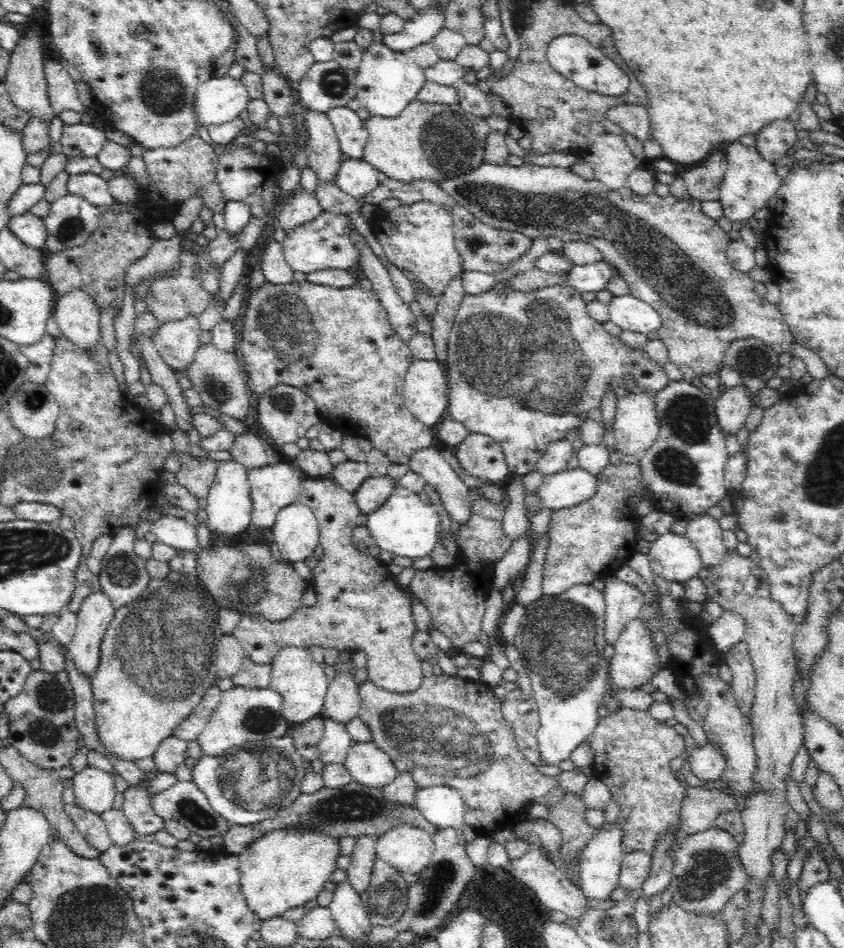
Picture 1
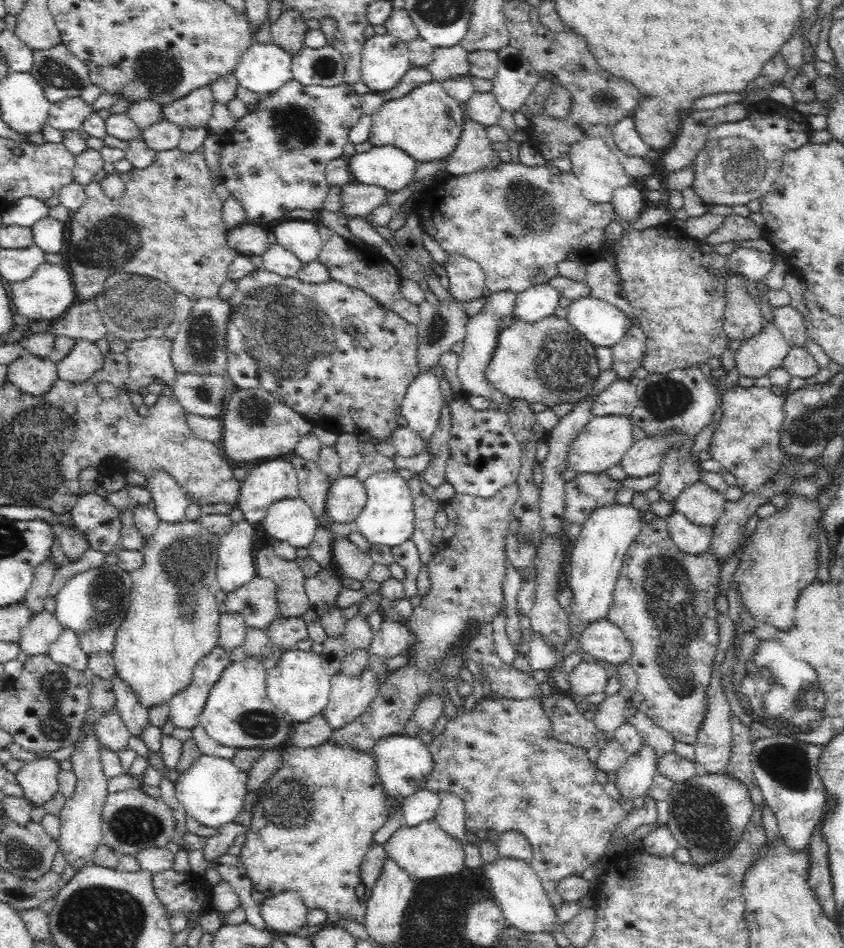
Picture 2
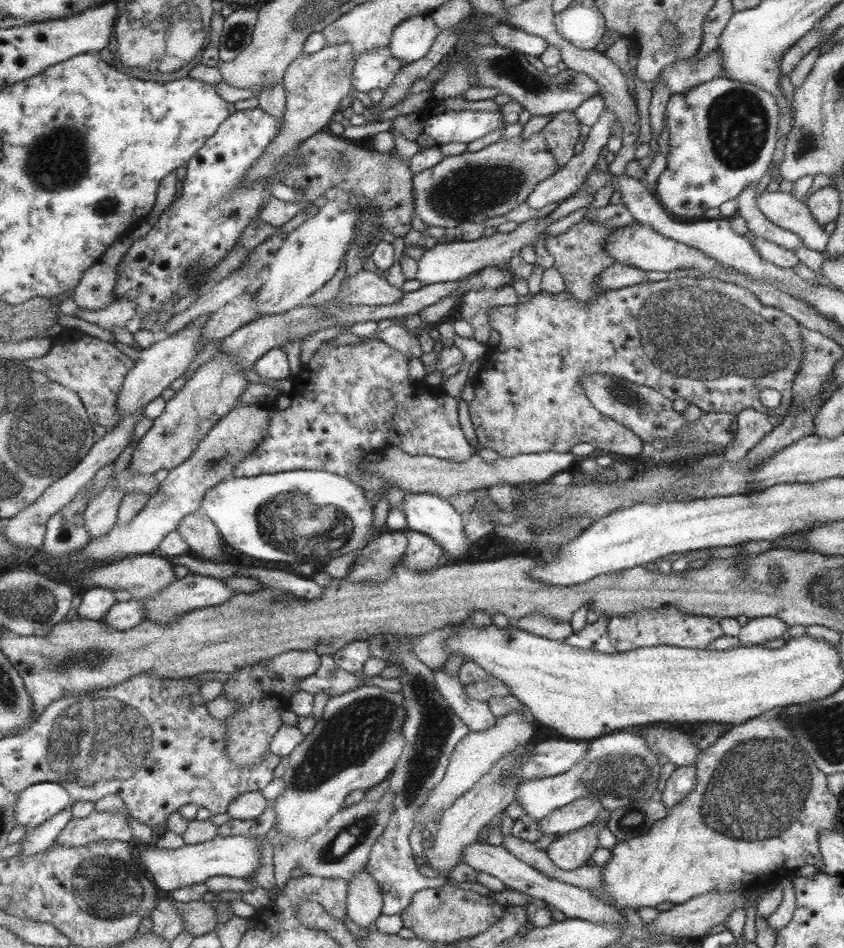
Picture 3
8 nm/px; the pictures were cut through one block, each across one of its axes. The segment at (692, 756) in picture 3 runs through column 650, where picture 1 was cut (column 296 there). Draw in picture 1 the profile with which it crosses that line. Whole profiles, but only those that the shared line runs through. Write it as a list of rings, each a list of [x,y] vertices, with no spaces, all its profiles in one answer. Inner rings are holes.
[[[322,717],[311,718],[297,726],[293,725],[292,728],[290,729],[290,737],[293,738],[294,749],[297,750],[297,753],[308,762],[316,759],[318,742],[321,741],[322,732],[325,729]]]

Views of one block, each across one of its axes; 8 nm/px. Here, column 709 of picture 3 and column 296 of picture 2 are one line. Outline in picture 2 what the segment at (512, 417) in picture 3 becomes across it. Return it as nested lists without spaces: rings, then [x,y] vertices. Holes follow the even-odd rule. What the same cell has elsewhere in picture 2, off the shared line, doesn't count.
[[[258,268],[252,274],[237,281],[237,290],[229,298],[231,313],[227,322],[225,334],[225,376],[232,382],[233,388],[261,388],[262,390],[277,392],[284,400],[284,405],[294,412],[302,414],[313,424],[325,431],[336,434],[356,434],[358,436],[370,434],[370,441],[390,442],[392,433],[398,428],[398,414],[400,404],[407,394],[410,383],[418,376],[417,363],[417,332],[416,327],[397,314],[389,312],[368,294],[340,282],[330,280],[320,284],[308,284],[298,277],[284,278],[282,275]]]

